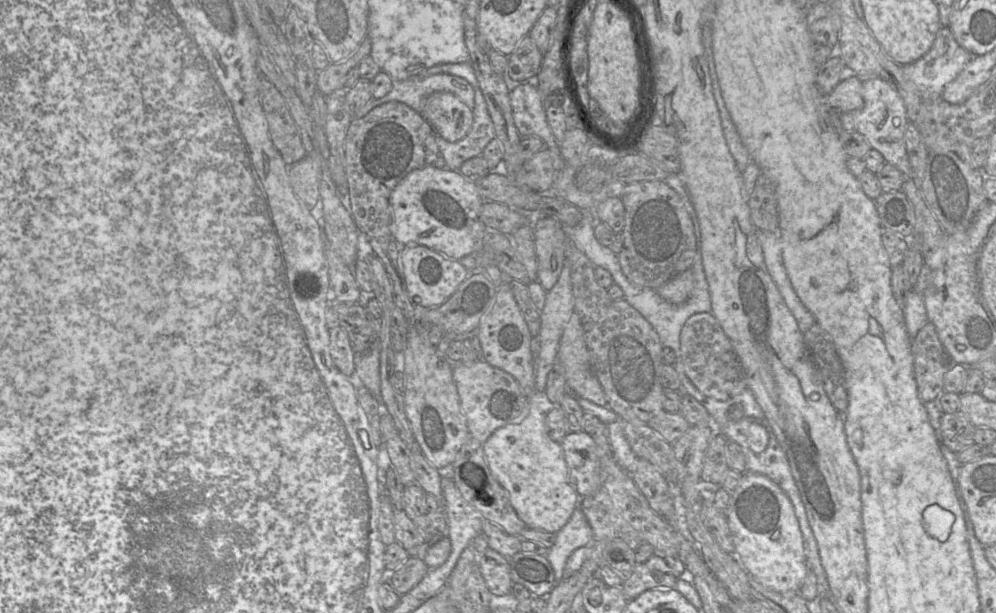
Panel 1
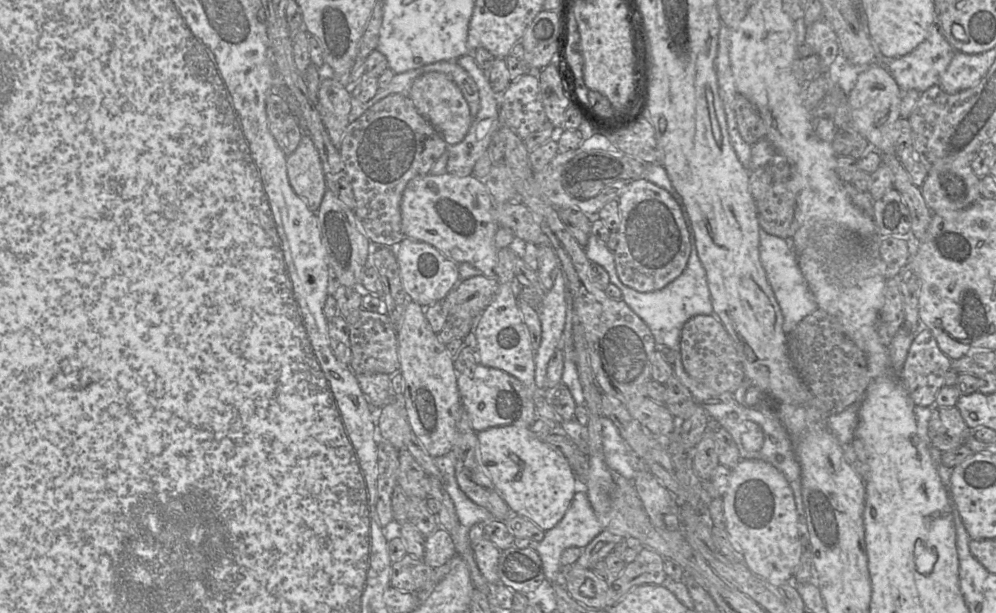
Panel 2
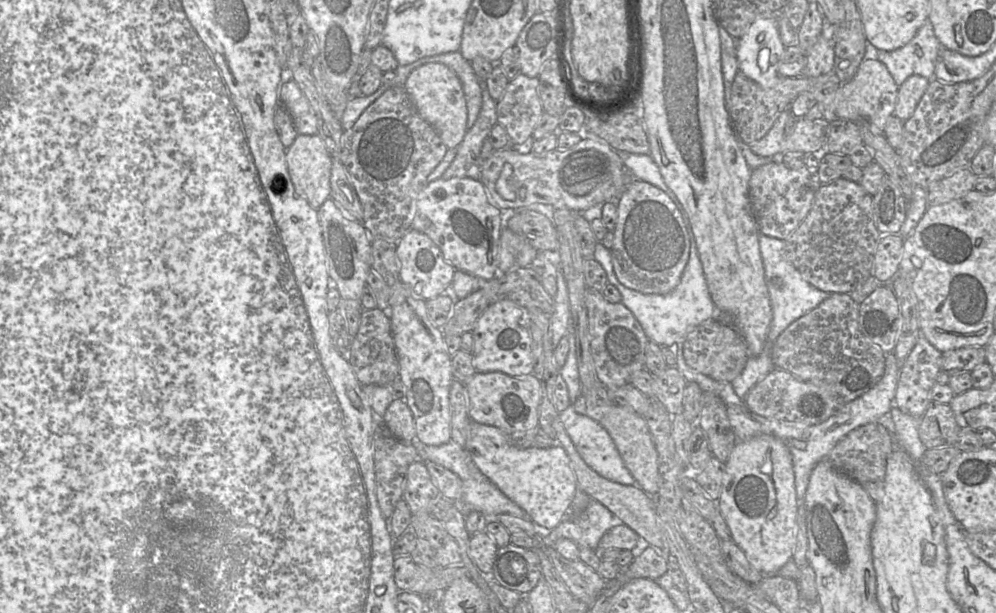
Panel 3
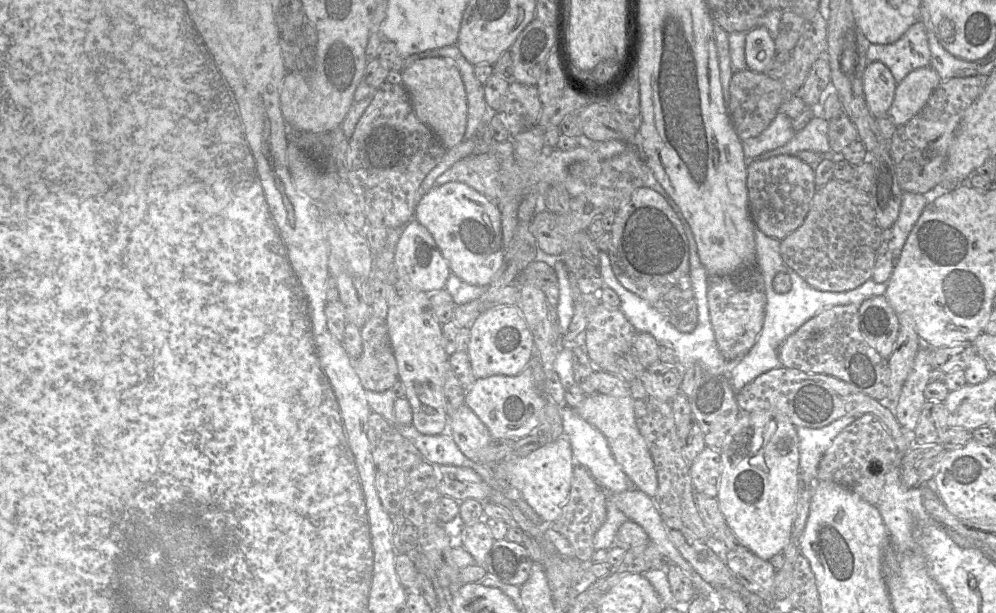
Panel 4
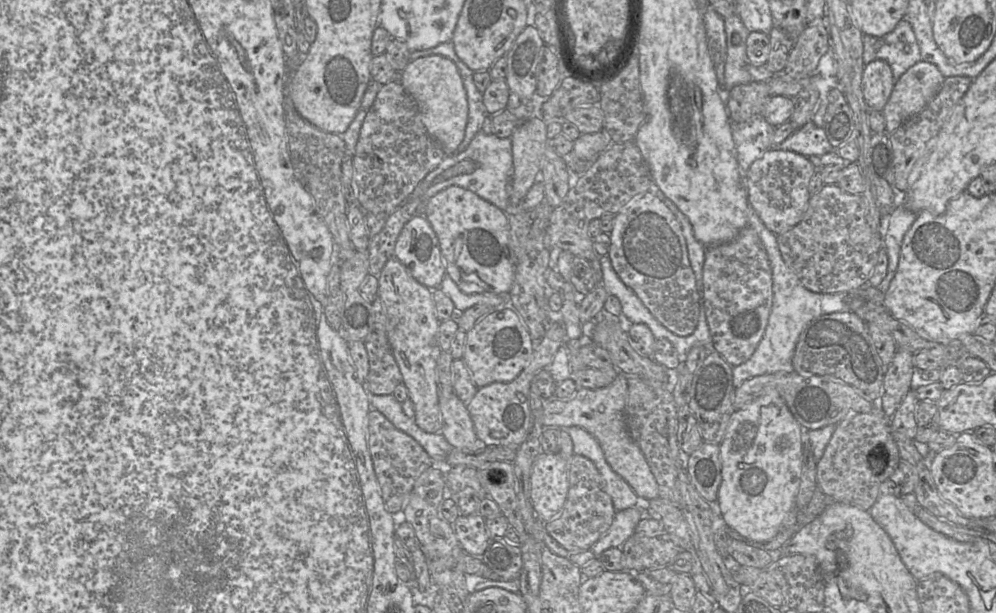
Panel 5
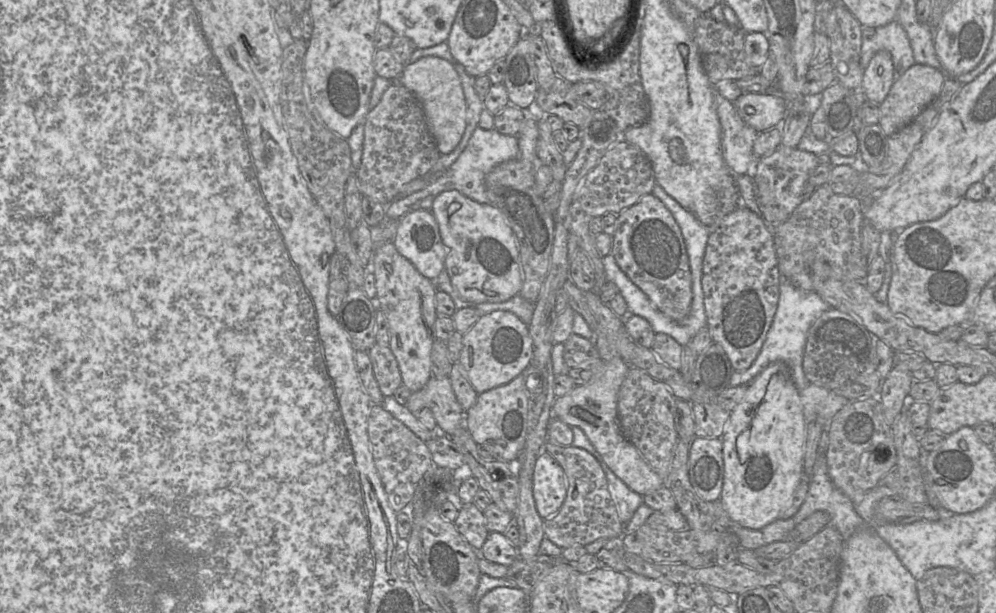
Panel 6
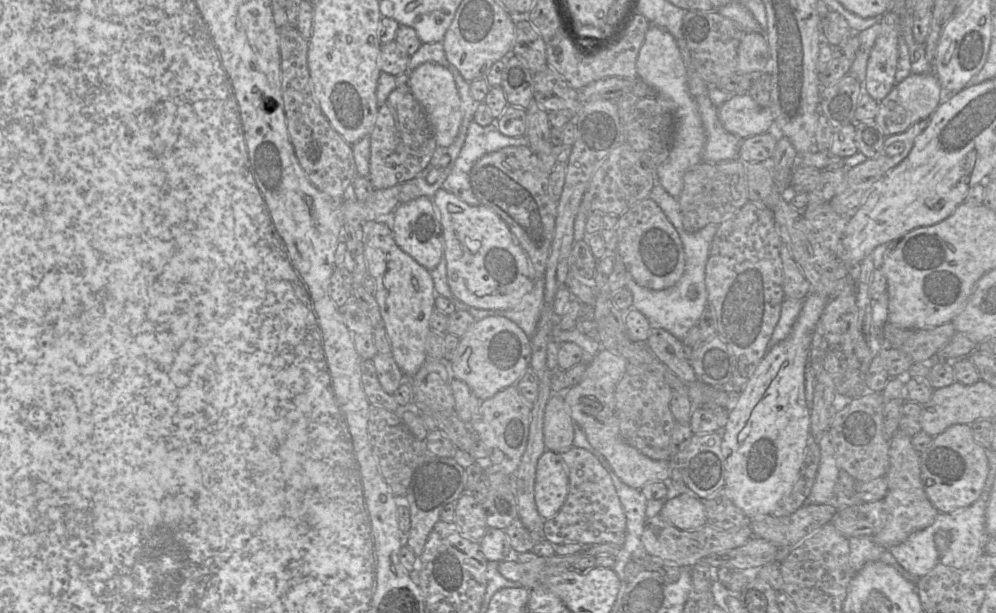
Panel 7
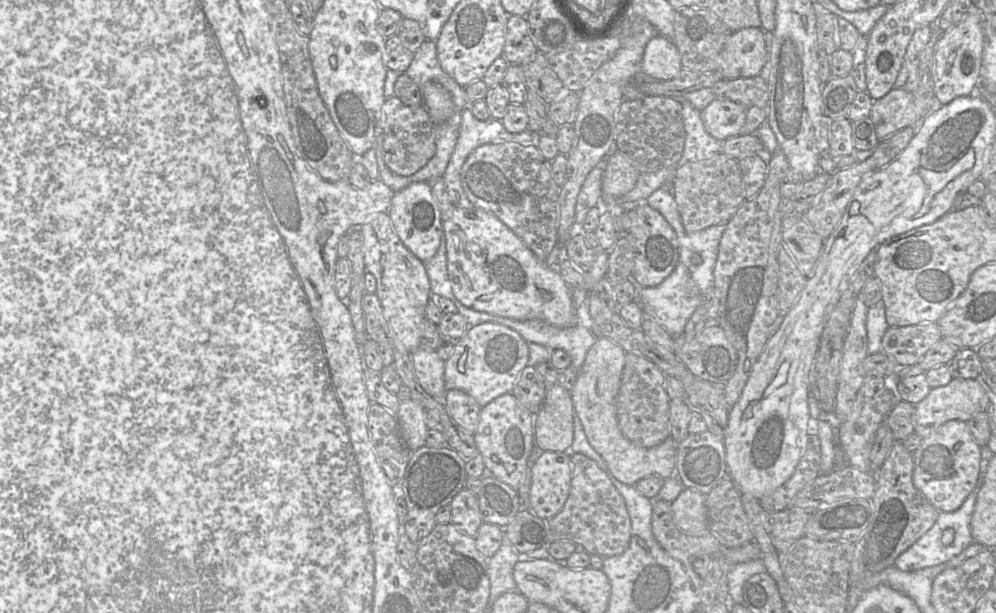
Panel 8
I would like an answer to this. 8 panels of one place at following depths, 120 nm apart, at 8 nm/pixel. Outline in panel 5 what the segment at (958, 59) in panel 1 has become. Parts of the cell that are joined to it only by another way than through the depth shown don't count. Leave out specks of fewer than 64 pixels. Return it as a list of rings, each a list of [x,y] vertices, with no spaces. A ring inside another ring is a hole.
[[[904,19],[898,22],[890,33],[882,37],[863,34],[863,62],[885,60],[891,67],[894,82],[912,66],[921,61],[920,48],[910,23]]]

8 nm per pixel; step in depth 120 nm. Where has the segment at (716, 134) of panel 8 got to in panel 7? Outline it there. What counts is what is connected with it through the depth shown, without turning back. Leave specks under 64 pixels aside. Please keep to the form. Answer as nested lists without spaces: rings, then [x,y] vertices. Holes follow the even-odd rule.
[[[749,93],[733,94],[717,112],[722,126],[742,139],[766,133],[774,126],[771,107],[760,107]]]

